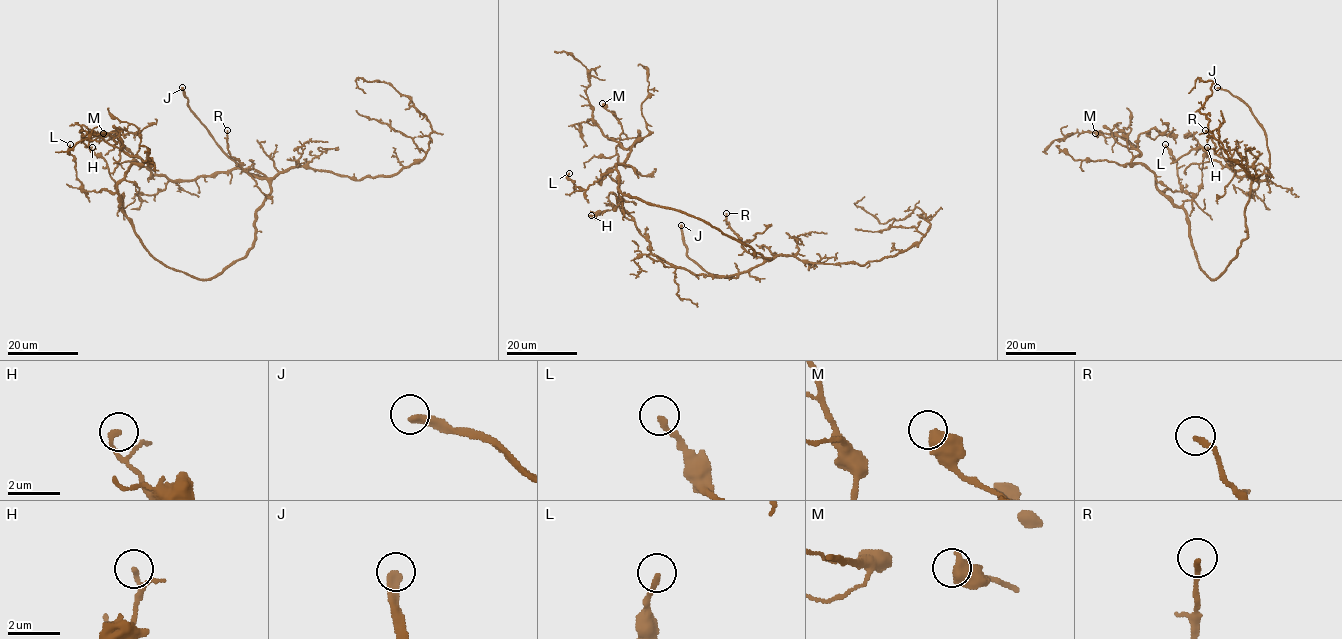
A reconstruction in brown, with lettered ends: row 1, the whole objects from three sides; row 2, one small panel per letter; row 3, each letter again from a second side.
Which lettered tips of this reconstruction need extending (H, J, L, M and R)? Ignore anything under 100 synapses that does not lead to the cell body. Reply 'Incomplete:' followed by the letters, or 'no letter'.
Incomplete: J

